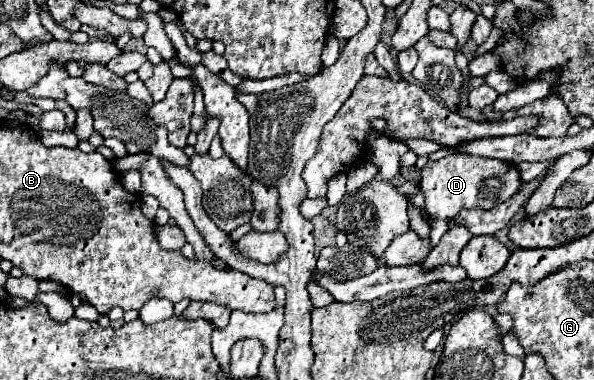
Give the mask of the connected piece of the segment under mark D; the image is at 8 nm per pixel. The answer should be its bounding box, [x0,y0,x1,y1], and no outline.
[421,154,521,218]

